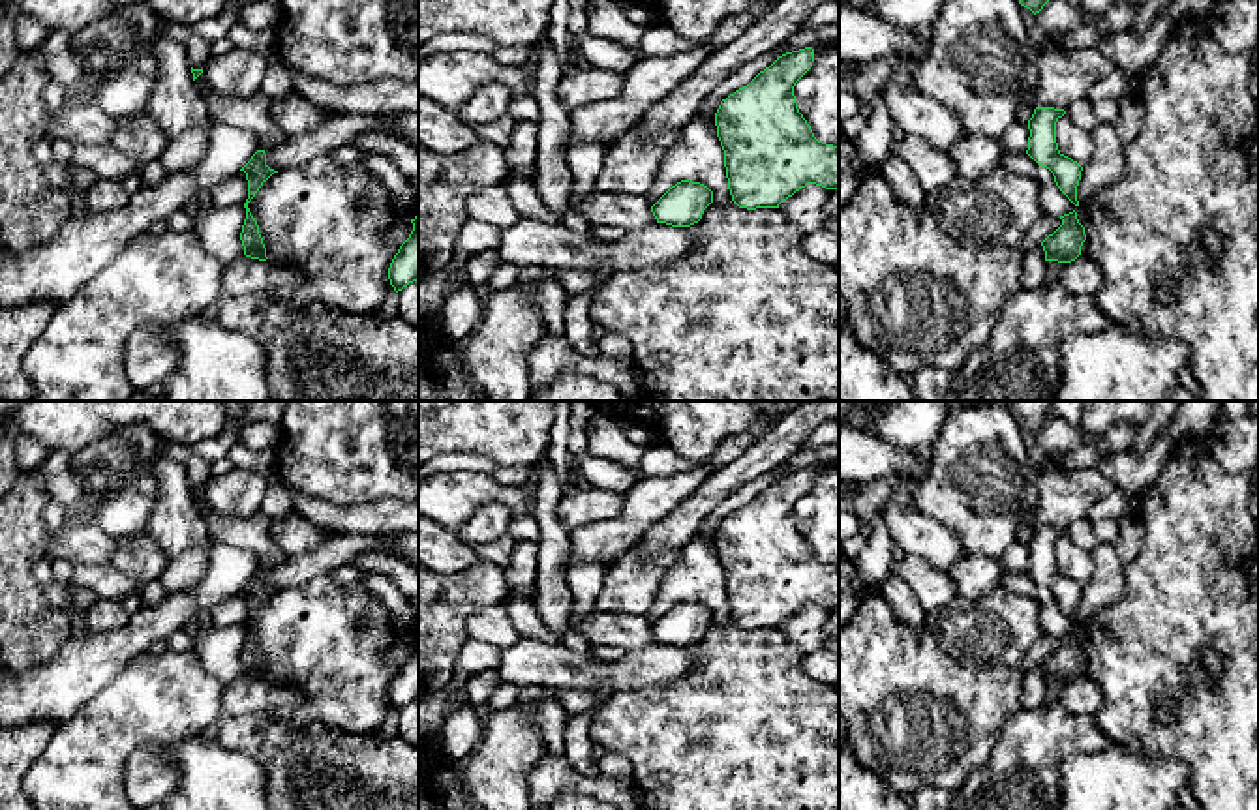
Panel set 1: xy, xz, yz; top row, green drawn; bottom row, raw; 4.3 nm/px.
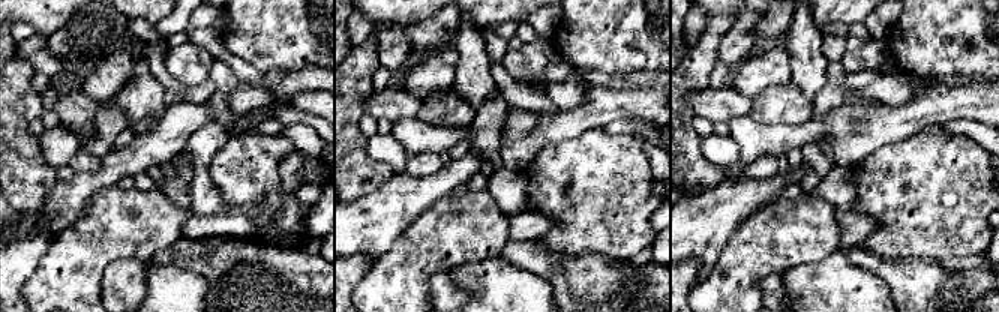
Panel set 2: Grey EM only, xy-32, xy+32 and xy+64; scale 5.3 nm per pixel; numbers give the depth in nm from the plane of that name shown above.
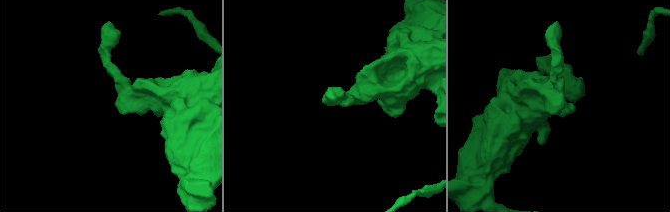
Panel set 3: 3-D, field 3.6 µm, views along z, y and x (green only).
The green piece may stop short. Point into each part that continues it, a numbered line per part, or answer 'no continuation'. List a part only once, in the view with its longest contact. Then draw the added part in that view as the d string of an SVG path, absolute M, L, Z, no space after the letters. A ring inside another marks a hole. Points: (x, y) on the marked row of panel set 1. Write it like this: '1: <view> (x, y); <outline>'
no continuation

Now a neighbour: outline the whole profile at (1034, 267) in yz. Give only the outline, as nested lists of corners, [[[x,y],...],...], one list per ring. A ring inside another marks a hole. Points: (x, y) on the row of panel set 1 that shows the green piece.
[[[1034,246],[1026,255],[1021,270],[1021,289],[1038,289],[1043,285],[1047,261],[1043,246]]]

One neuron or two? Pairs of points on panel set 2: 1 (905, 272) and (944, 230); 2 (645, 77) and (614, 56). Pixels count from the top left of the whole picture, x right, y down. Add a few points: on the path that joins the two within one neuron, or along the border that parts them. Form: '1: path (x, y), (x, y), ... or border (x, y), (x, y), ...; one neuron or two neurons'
1: border (881, 258), (938, 260); two neurons
2: border (600, 71), (609, 75), (654, 72); two neurons

